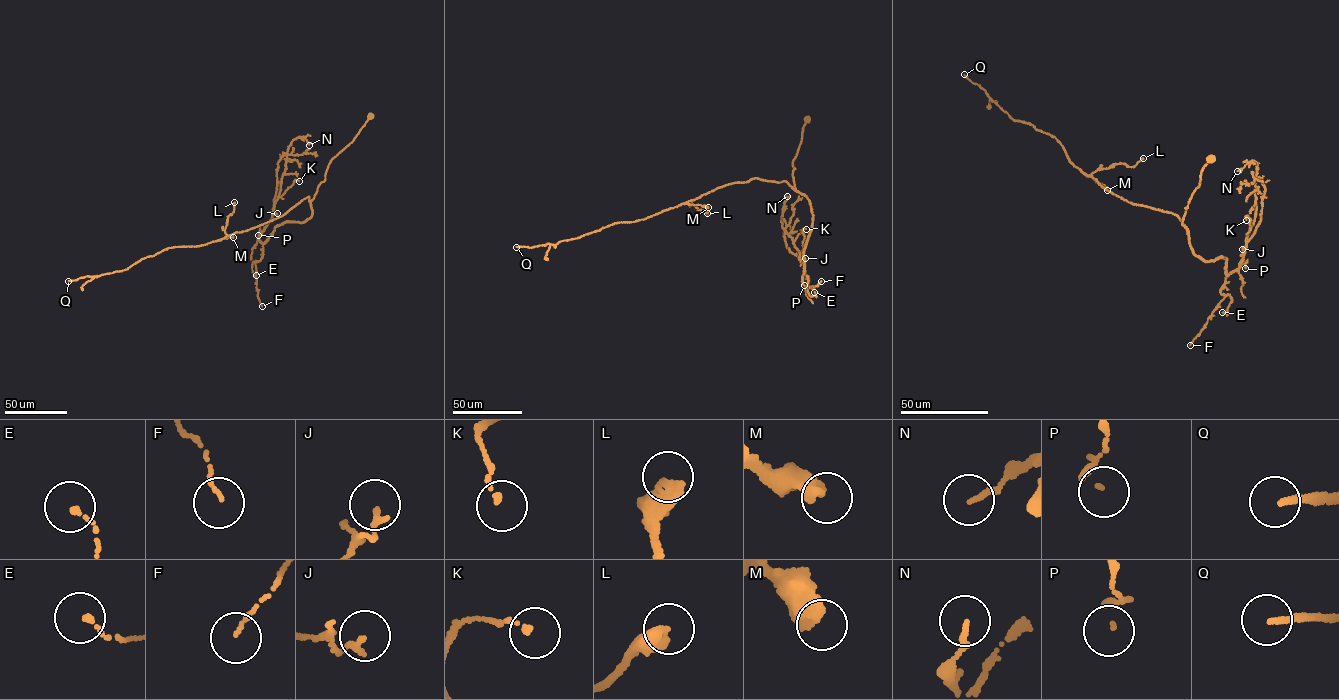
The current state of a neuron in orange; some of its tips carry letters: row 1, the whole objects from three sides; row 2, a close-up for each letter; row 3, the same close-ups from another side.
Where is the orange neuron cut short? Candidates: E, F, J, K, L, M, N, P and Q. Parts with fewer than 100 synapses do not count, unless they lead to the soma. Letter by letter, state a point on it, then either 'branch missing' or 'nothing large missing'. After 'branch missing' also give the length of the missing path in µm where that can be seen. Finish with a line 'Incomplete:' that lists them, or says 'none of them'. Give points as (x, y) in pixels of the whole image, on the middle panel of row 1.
E: (814, 292) | nothing large missing
F: (821, 281) | nothing large missing
J: (805, 258) | nothing large missing
K: (806, 229) | nothing large missing
L: (707, 213) | nothing large missing
M: (708, 207) | nothing large missing
N: (787, 196) | nothing large missing
P: (804, 285) | nothing large missing
Q: (516, 247) | branch missing | 140 µm
Incomplete: Q

